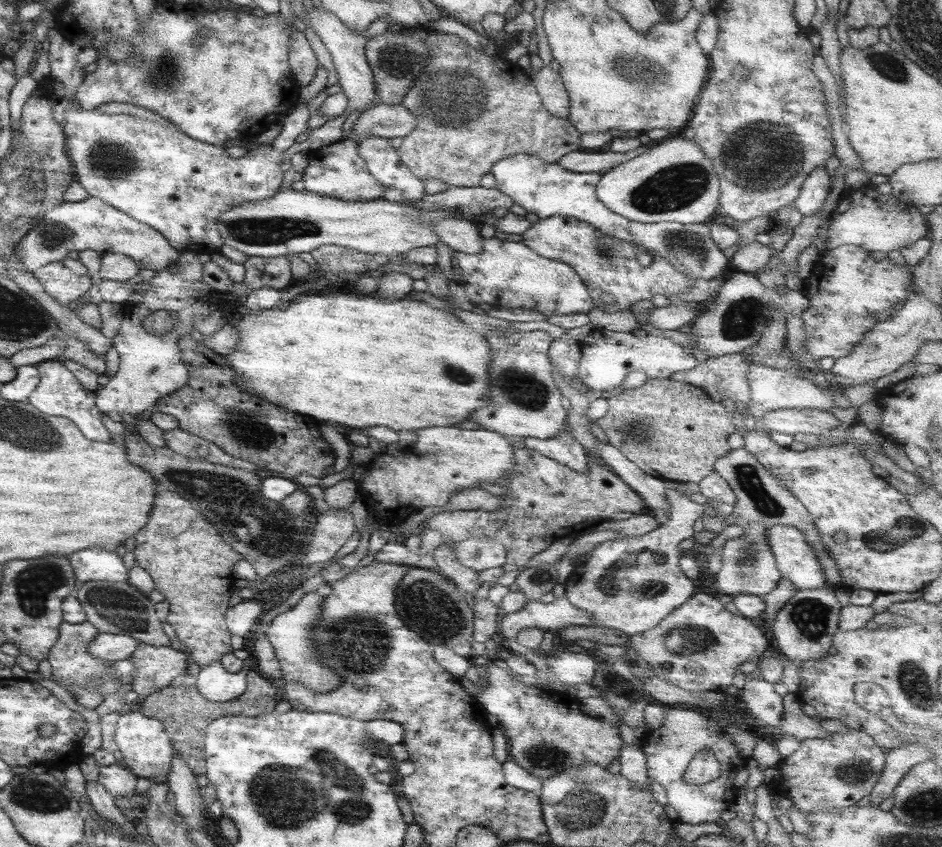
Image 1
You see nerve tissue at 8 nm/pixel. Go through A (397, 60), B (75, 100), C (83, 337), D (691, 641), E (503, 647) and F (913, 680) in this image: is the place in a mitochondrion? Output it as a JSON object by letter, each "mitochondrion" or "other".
{"A":"mitochondrion","B":"other","C":"other","D":"mitochondrion","E":"other","F":"mitochondrion"}

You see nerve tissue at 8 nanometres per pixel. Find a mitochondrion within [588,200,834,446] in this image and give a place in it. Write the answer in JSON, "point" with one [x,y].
{"point":[743,319]}

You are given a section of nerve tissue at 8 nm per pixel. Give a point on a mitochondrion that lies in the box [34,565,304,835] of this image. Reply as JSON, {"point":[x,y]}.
{"point":[120,608]}

